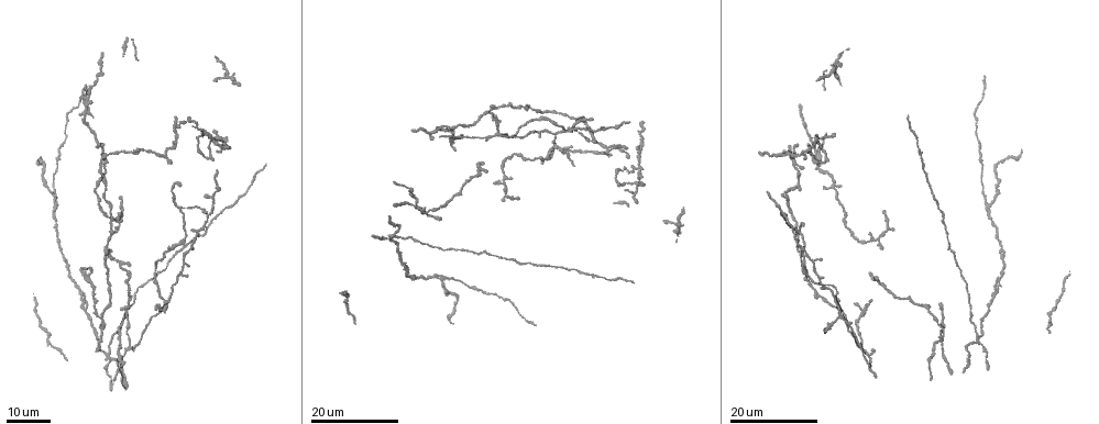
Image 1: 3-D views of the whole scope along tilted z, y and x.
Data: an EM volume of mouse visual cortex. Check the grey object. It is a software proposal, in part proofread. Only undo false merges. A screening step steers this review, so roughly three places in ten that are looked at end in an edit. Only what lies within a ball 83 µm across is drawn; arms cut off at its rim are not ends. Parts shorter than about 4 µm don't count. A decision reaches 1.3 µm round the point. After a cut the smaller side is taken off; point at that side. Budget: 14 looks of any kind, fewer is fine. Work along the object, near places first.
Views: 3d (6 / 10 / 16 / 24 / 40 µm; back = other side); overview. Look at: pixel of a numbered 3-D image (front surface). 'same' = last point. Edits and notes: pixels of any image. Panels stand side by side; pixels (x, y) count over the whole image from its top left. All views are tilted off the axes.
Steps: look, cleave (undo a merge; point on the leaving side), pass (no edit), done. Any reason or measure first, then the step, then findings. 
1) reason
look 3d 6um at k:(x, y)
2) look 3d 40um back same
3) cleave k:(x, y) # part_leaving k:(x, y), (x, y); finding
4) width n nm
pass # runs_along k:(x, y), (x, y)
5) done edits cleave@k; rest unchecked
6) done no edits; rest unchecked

a fork
look 3d 16um at 1:(418, 209)

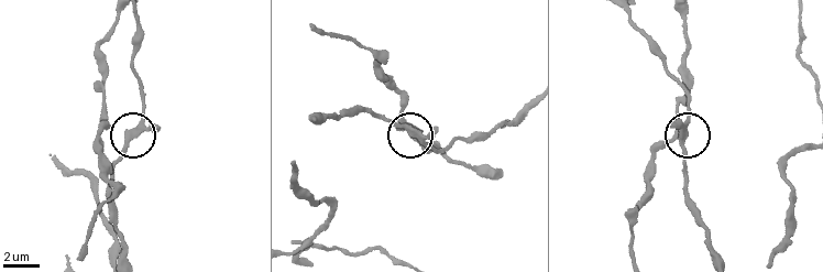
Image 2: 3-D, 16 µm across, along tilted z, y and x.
zoom in
look 3d 6um at 2:(410, 128)

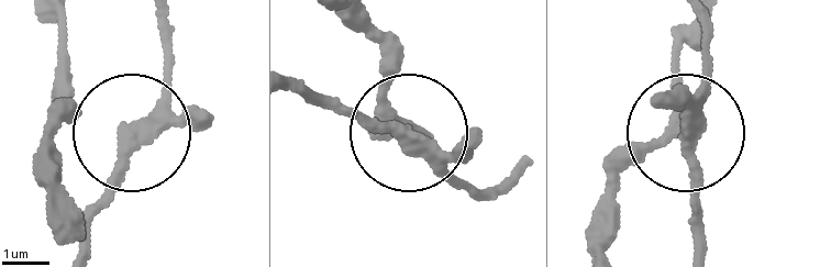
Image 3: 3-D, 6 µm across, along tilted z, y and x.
arms 3
pass # all the same neuron

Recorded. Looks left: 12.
arms run side by side
look 3d 16um at 1:(988, 205)

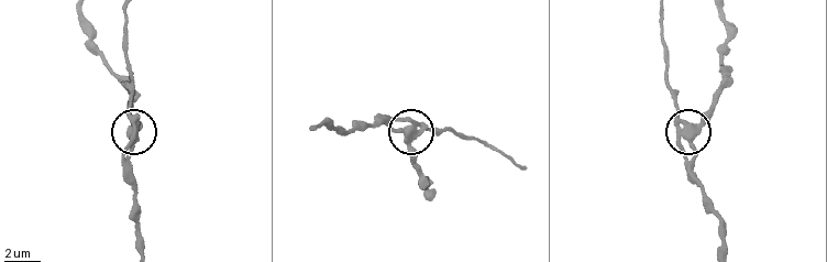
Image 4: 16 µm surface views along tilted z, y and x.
look 3d 6um at 4:(131, 128)

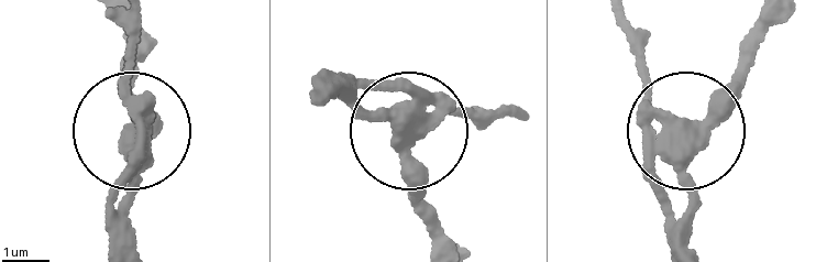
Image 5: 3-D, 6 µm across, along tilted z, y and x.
side_arm 22 um
pass # runs_along 5:(320, 100), (346, 94), (408, 131), (421, 219); one neuron here

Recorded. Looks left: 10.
two arms in line, one across
look 3d 16um at 1:(400, 261)

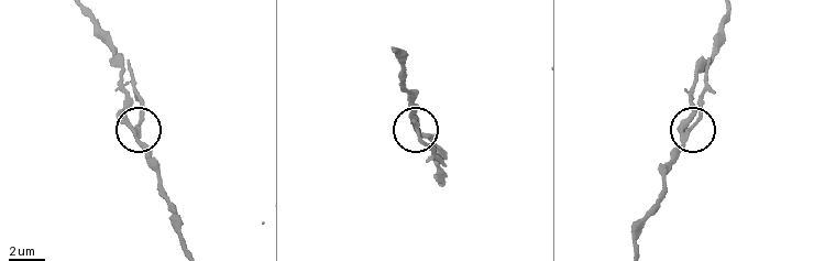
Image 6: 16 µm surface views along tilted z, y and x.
closer look
look 3d 10um at 6:(684, 132)

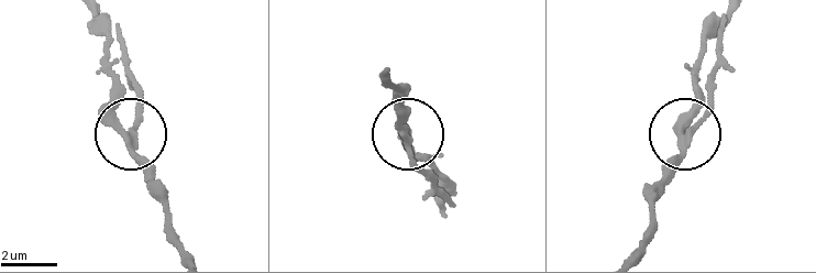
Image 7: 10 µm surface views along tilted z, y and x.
side_arm 34 um
pass # runs_along 7:(185, 253), (168, 218), (166, 193), (131, 139), (141, 85); one neuron here

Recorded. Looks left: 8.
three arms meet
look 3d 16um at 1:(505, 182)

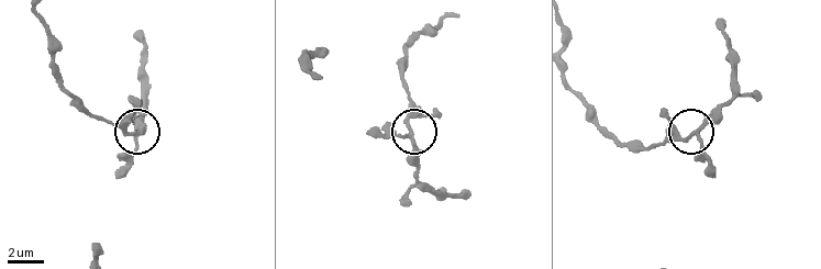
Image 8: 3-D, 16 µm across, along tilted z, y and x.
closer look
look 3d 10um at 8:(691, 135)

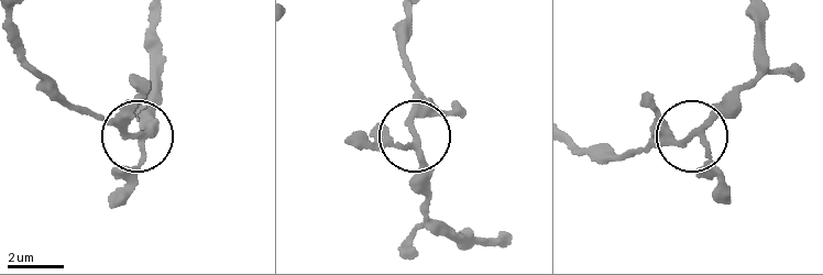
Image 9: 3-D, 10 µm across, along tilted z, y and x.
width 170 nm
pass # one neuron here

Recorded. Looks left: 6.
three arms meet
look 3d 16um at 1:(125, 313)

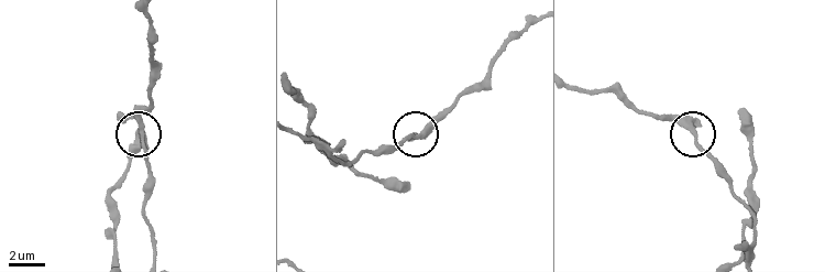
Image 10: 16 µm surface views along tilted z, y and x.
look 3d 10um at 10:(140, 125)

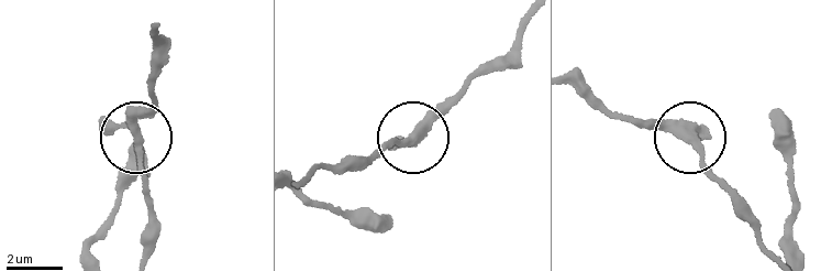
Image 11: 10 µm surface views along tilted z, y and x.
width 260 nm
pass # continuous, no second neuron

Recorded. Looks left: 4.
four or more arms meet
look 3d 16um at 1:(167, 301)

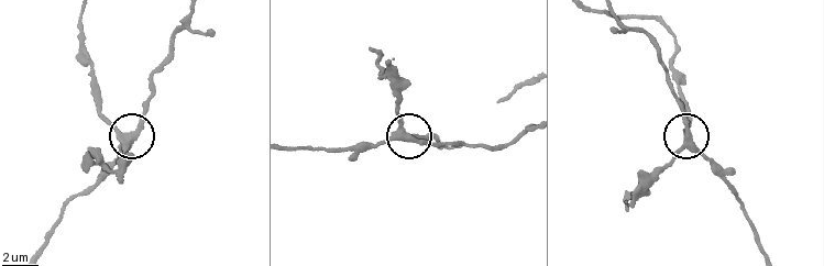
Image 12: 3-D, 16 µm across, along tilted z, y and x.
zoom in
look 3d 10um at 12:(128, 140)

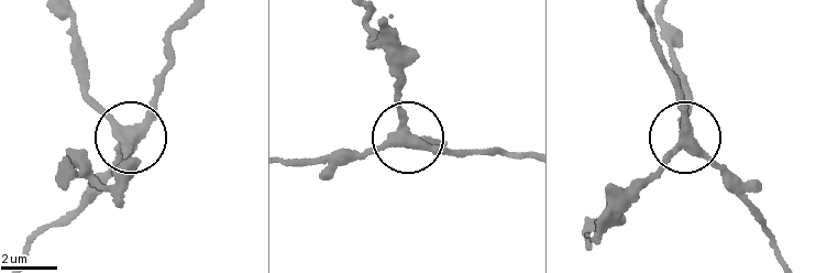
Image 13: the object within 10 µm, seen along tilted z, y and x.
arms 4
cleave 13:(368, 152) # part_leaving 13:(407, 135), (455, 151), (521, 156); two neurons meet here

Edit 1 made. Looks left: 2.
done edits cleave@13; rest unchecked

